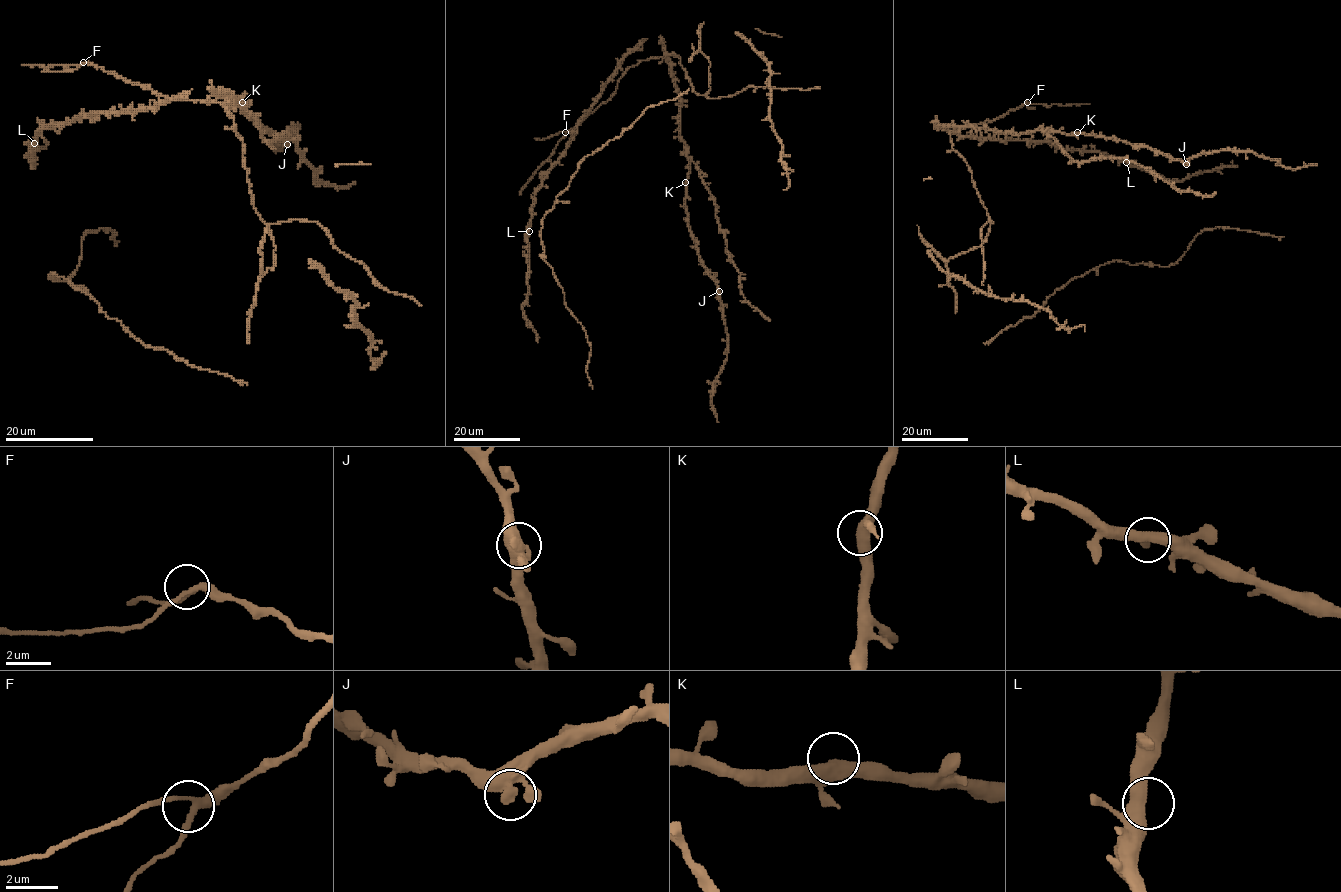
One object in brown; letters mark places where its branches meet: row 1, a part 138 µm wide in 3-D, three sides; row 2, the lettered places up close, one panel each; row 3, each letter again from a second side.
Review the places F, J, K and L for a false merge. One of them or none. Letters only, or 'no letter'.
no letter

